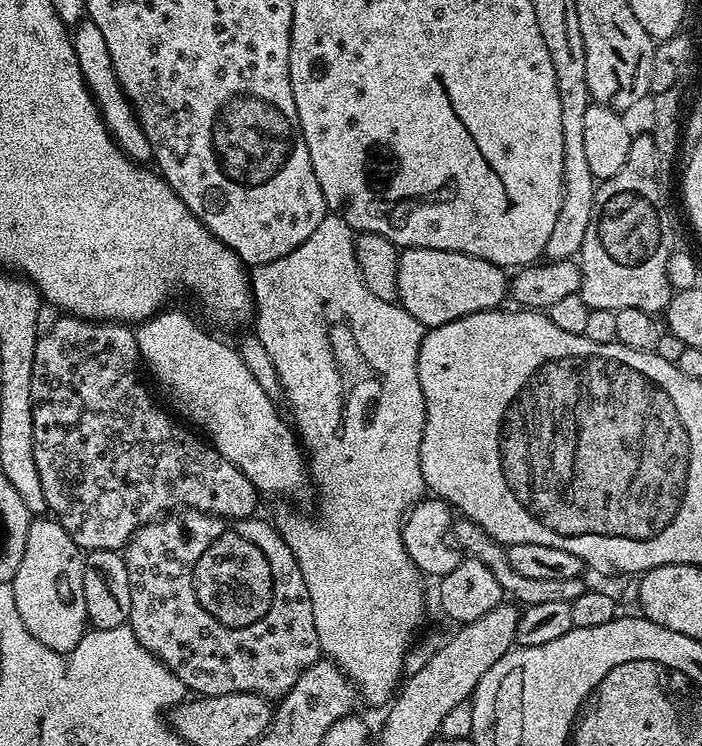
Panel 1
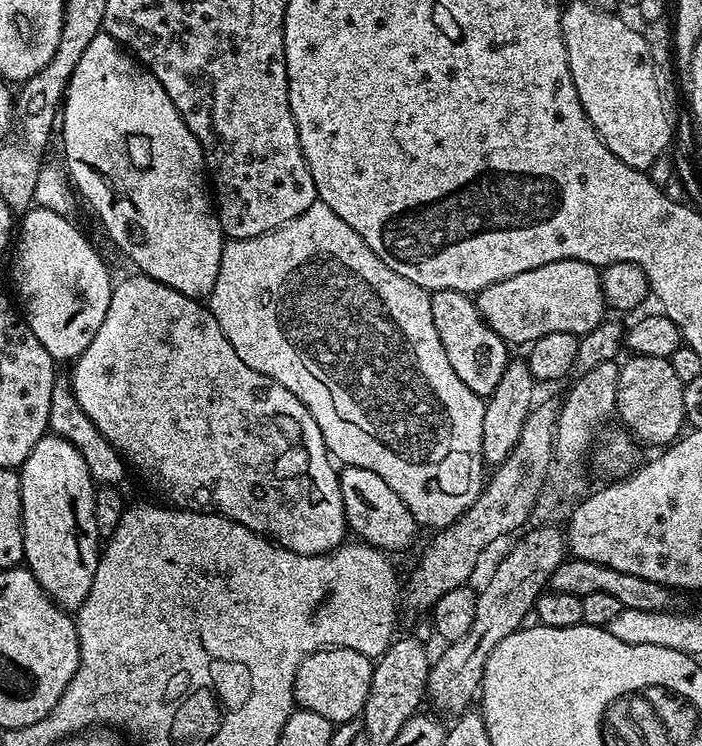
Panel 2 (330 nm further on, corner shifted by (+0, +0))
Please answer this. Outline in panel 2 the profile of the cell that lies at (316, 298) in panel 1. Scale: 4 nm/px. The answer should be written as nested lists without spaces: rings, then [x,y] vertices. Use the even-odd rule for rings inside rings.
[[[319,202],[311,204],[298,218],[290,218],[281,228],[270,230],[266,234],[258,234],[254,238],[228,240],[222,250],[222,262],[218,266],[218,282],[214,282],[212,295],[207,297],[207,307],[211,308],[218,326],[222,326],[222,334],[234,346],[238,358],[250,366],[250,370],[259,370],[274,382],[286,386],[290,394],[294,394],[310,410],[314,422],[318,422],[318,430],[322,430],[324,444],[329,453],[341,465],[362,466],[362,470],[374,470],[402,502],[414,514],[417,525],[424,524],[431,530],[439,530],[450,526],[464,515],[468,507],[478,498],[480,489],[486,483],[486,465],[482,454],[482,418],[485,401],[458,374],[454,374],[454,366],[450,366],[450,358],[446,358],[446,350],[442,350],[442,338],[438,338],[438,329],[434,326],[434,314],[430,314],[432,297],[427,288],[410,282],[410,278],[402,278],[395,270],[390,270],[370,246],[330,206]]]

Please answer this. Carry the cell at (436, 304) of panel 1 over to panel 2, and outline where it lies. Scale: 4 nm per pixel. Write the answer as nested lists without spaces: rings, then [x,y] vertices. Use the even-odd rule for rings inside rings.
[[[559,260],[526,274],[514,274],[502,282],[494,282],[475,293],[477,310],[488,325],[509,345],[531,346],[546,334],[585,336],[605,319],[604,291],[600,285],[601,269],[581,260]]]

